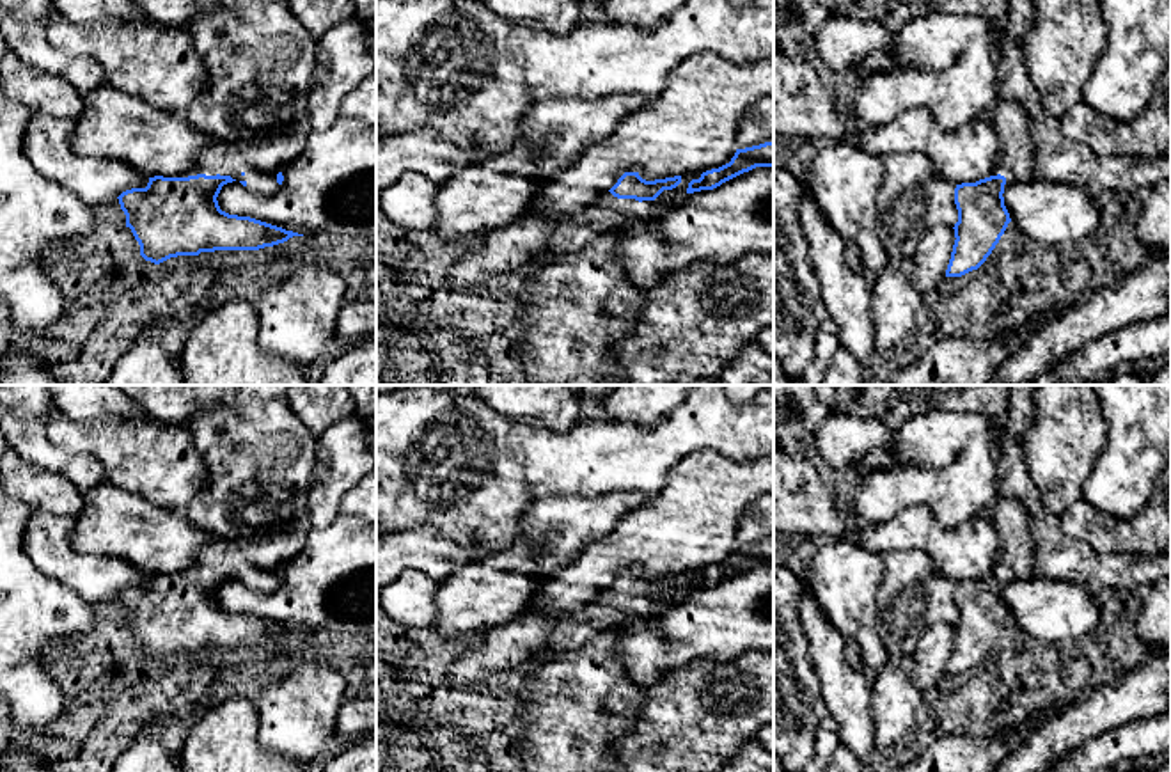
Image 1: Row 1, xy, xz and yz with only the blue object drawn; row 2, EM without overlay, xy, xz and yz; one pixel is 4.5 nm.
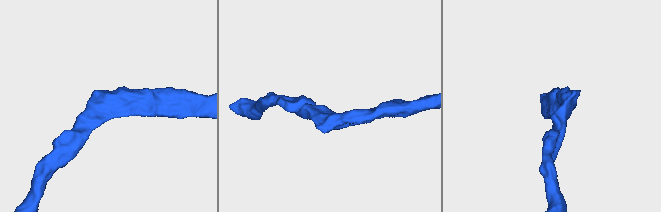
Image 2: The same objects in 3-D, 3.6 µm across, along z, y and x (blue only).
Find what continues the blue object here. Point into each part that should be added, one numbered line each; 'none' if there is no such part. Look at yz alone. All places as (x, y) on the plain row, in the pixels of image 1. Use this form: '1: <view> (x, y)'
1: yz (1012, 520)

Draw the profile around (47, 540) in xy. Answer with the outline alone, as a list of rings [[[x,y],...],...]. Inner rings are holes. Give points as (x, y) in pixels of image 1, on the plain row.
[[[32,511],[23,548],[48,577],[78,593],[89,605],[117,596],[131,586],[145,586],[149,575],[126,561],[94,554],[78,554],[71,547],[75,518]]]

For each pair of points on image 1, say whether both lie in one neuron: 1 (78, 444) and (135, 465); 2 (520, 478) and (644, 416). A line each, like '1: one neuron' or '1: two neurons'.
1: one neuron
2: two neurons

